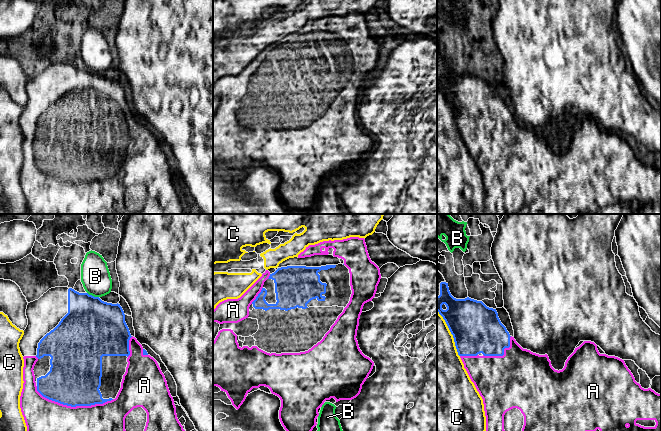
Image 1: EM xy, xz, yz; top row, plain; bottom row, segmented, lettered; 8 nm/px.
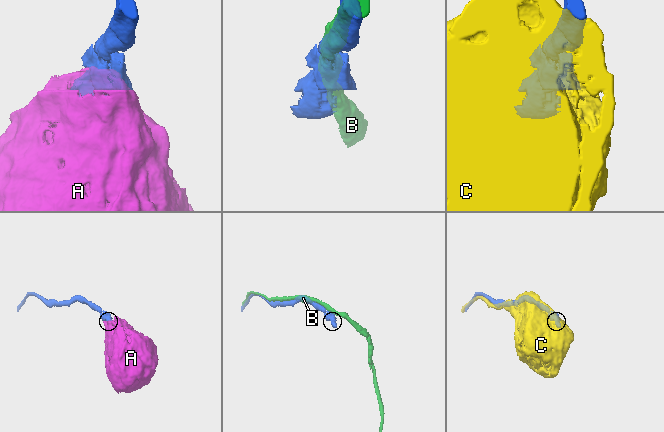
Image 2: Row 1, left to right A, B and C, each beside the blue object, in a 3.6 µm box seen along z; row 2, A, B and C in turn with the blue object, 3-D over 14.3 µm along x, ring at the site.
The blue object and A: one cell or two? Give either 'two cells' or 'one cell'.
one cell

